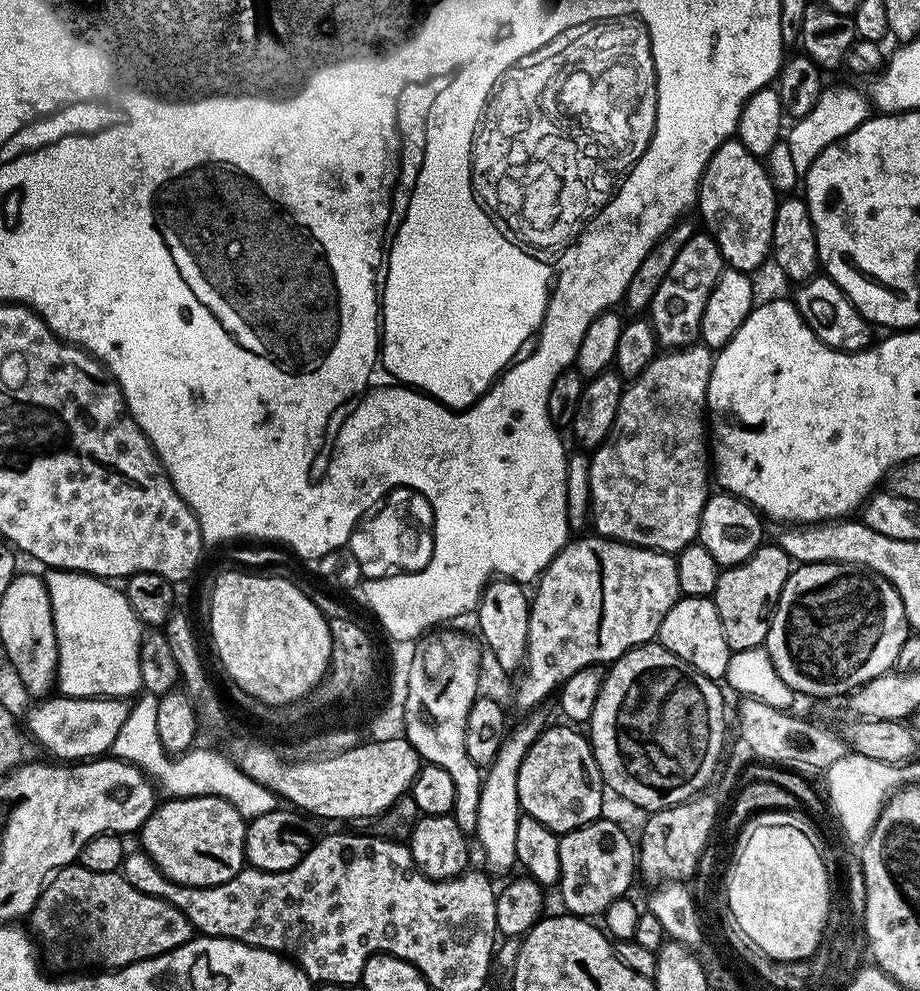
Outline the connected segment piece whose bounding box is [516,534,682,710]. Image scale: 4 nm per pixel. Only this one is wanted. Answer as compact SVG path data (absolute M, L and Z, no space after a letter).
M589 534L585 540L575 540L573 539L565 544L564 549L540 573L538 583L535 585L535 587L537 586L536 596L534 592L530 600L528 610L528 645L526 646L522 671L518 676L520 685L516 688L516 704L522 708L521 710L536 708L543 700L549 699L559 689L560 685L566 682L566 678L570 678L570 674L578 674L578 670L582 670L591 664L611 665L612 661L629 652L631 648L636 648L639 644L655 641L662 626L662 618L666 618L670 606L674 606L676 601L681 599L682 596L678 570L676 569L677 557L675 555L666 552L653 552L651 548L634 548L630 544L622 544L618 540L610 540L595 534Z

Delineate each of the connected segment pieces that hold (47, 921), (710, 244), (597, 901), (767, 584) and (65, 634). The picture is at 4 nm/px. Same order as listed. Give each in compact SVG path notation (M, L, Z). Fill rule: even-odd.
M79 862L61 868L49 879L38 902L32 907L31 920L30 932L43 959L47 963L49 960L52 964L65 964L68 968L75 964L97 964L100 970L125 968L134 962L166 954L194 936L191 922L170 902L142 894L142 890L134 890L120 872L86 870Z
M697 231L690 242L682 246L678 258L674 258L674 266L670 266L666 278L662 278L662 286L658 286L646 313L647 319L652 321L656 343L661 349L689 348L700 340L702 310L706 310L706 298L710 298L710 290L714 290L725 267L718 242L714 242L707 231Z
M601 818L560 836L560 883L558 891L569 913L574 916L596 918L616 900L629 895L632 875L638 872L638 848L612 820Z
M765 542L760 545L746 562L741 564L729 564L719 573L716 589L712 592L710 599L716 604L718 618L722 618L722 634L726 634L726 642L732 652L738 650L750 650L761 647L767 641L772 625L772 616L776 612L776 603L780 600L782 590L790 578L794 562L782 550L779 543Z
M52 570L44 576L44 584L50 594L58 638L59 691L65 696L135 697L142 688L142 625L127 595L121 589L119 592L111 588L107 579L86 576L83 572Z

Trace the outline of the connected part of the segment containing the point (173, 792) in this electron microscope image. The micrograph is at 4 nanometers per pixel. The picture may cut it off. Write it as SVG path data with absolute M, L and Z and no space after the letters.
M144 694L132 704L130 718L126 718L122 730L118 730L118 738L114 738L112 743L111 755L115 759L125 760L135 768L141 768L153 785L168 798L217 796L230 802L230 806L234 806L234 810L238 810L238 814L242 814L248 822L262 814L270 814L274 811L278 806L276 793L254 782L254 778L247 776L235 759L227 760L222 753L215 752L212 748L200 748L201 746L193 747L175 758L169 756L164 751L162 742L158 742L156 702L157 697Z

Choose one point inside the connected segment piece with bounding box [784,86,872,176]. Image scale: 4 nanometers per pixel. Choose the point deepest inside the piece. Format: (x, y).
(839, 111)

